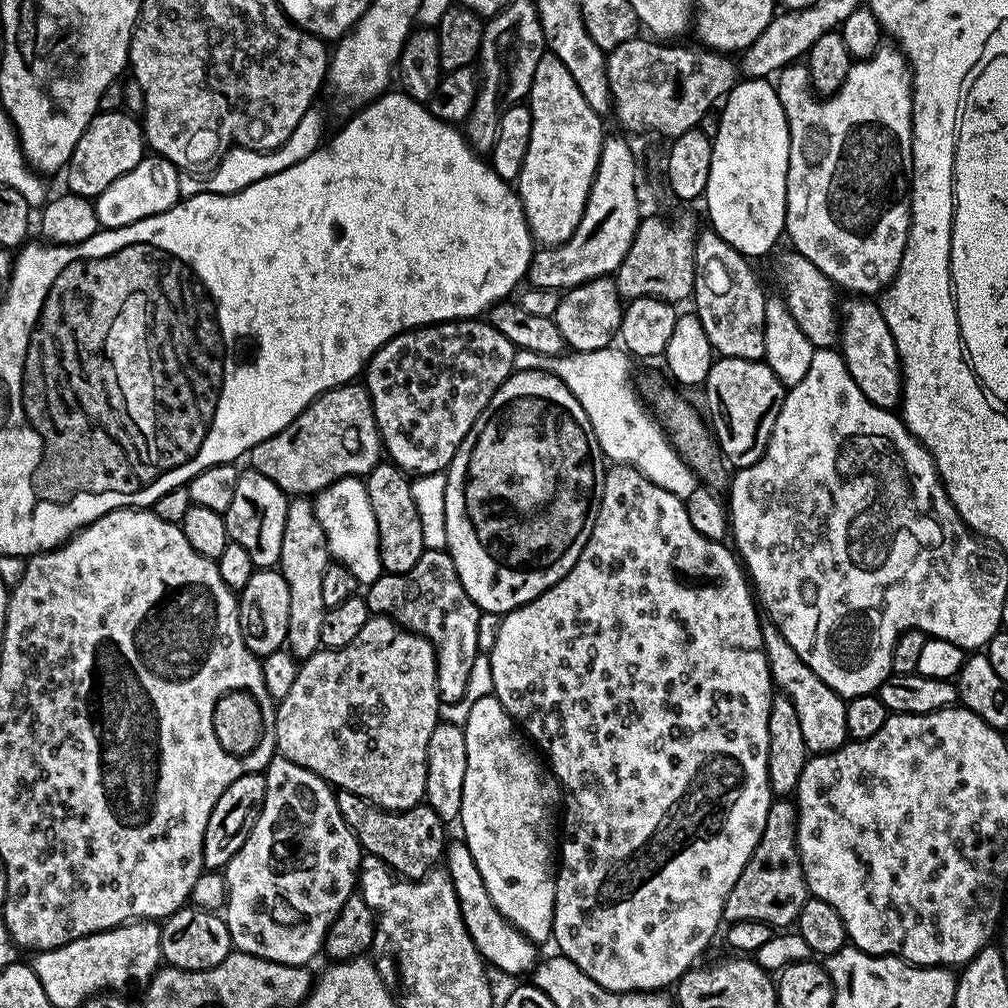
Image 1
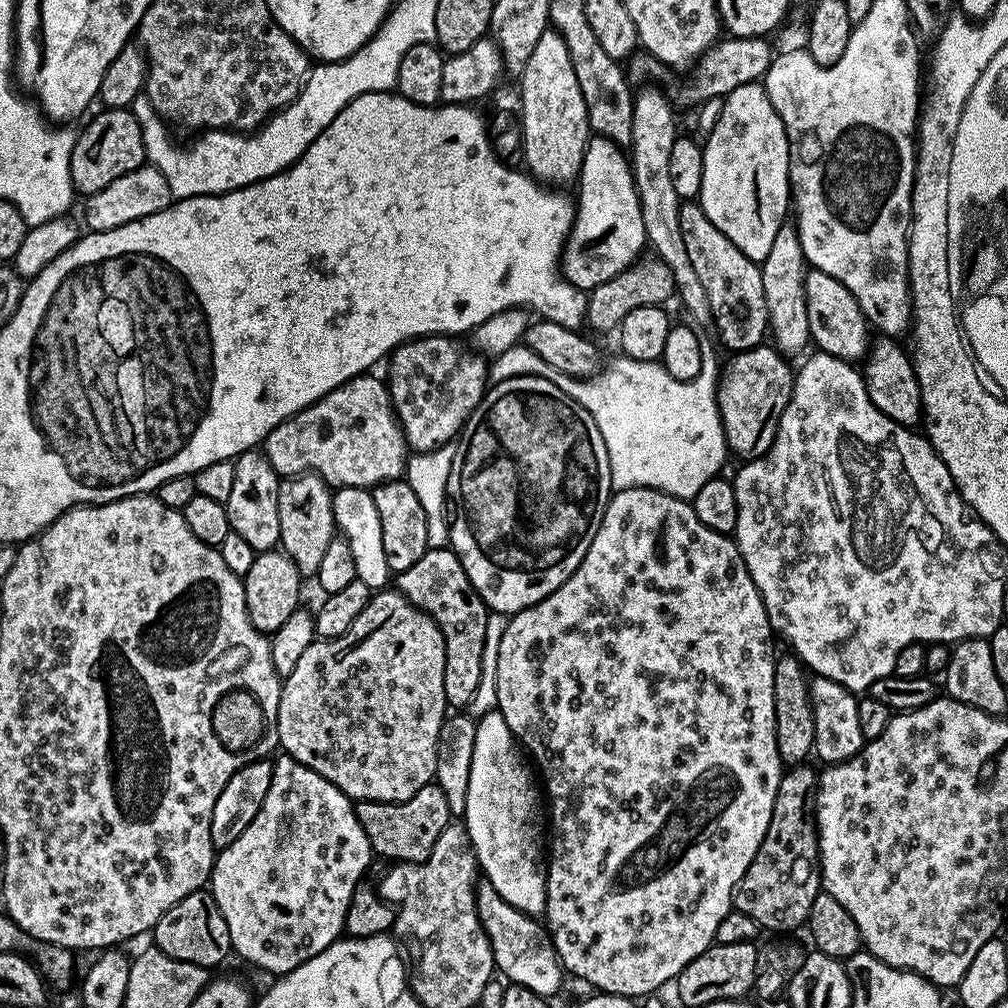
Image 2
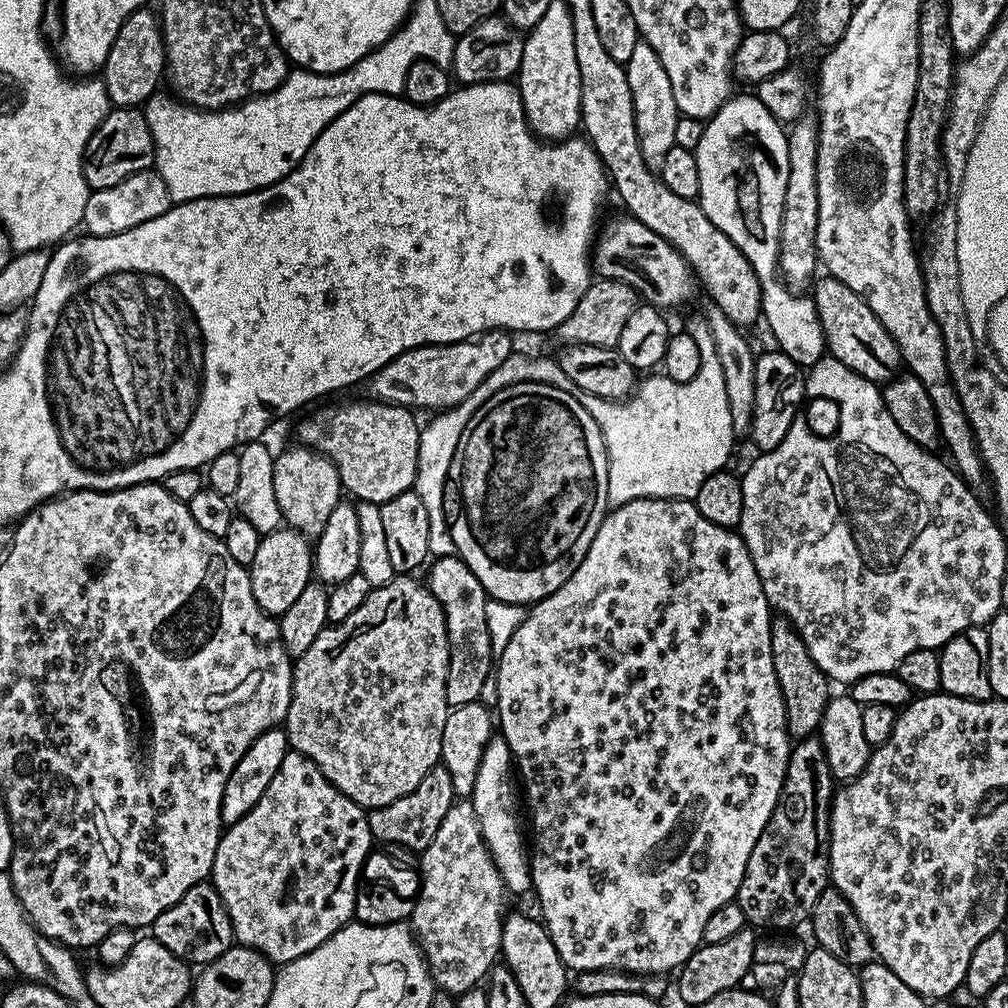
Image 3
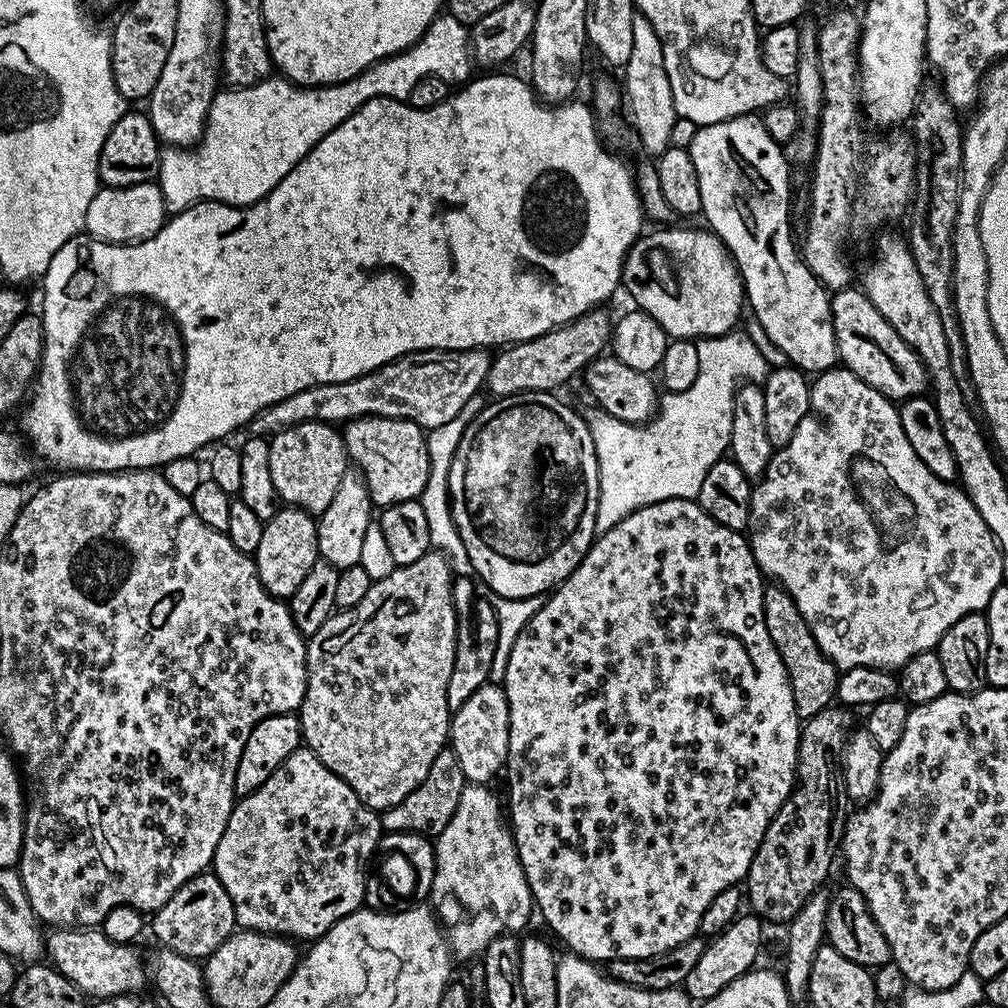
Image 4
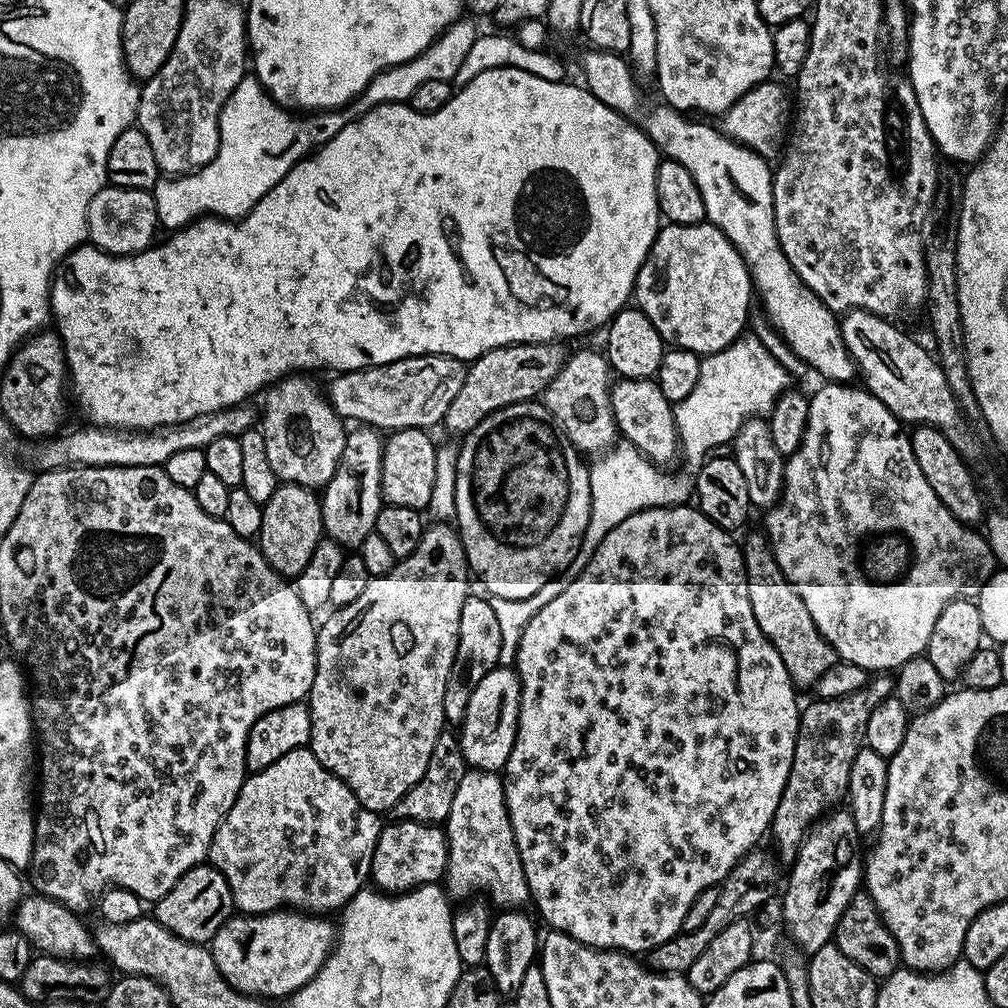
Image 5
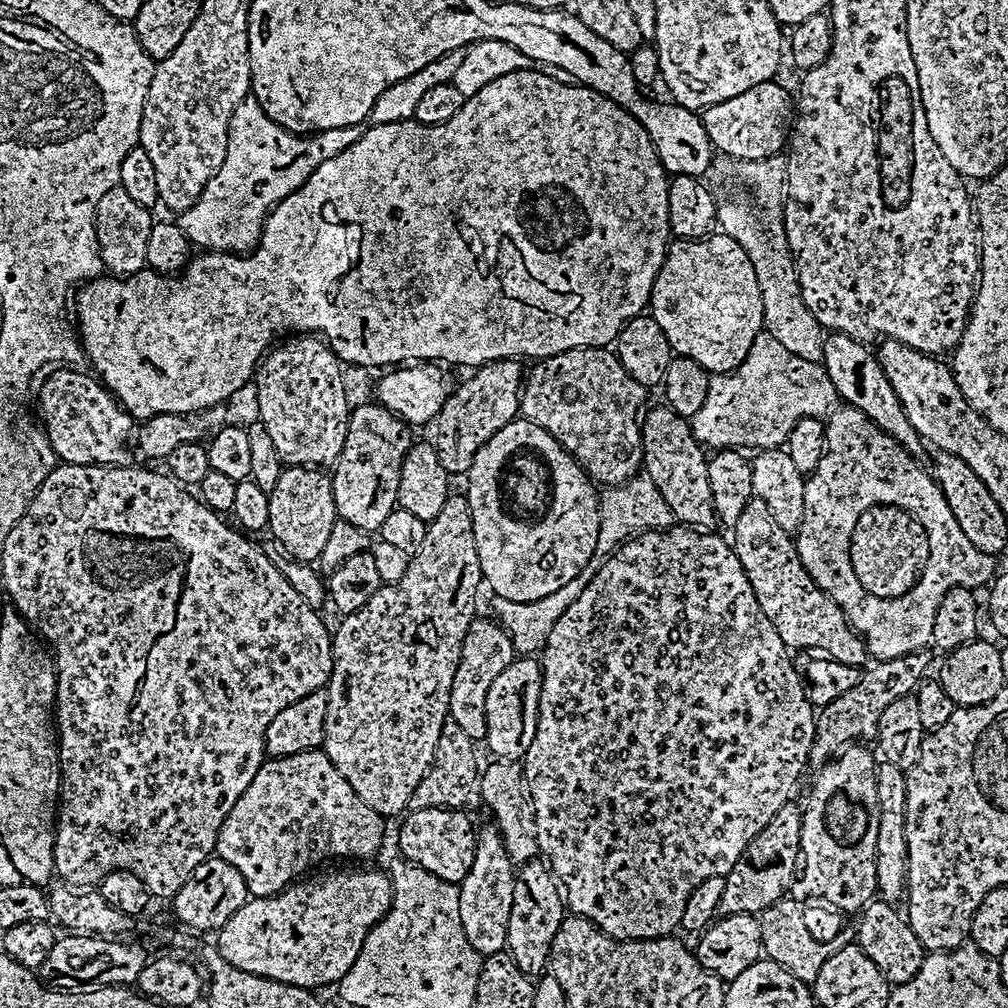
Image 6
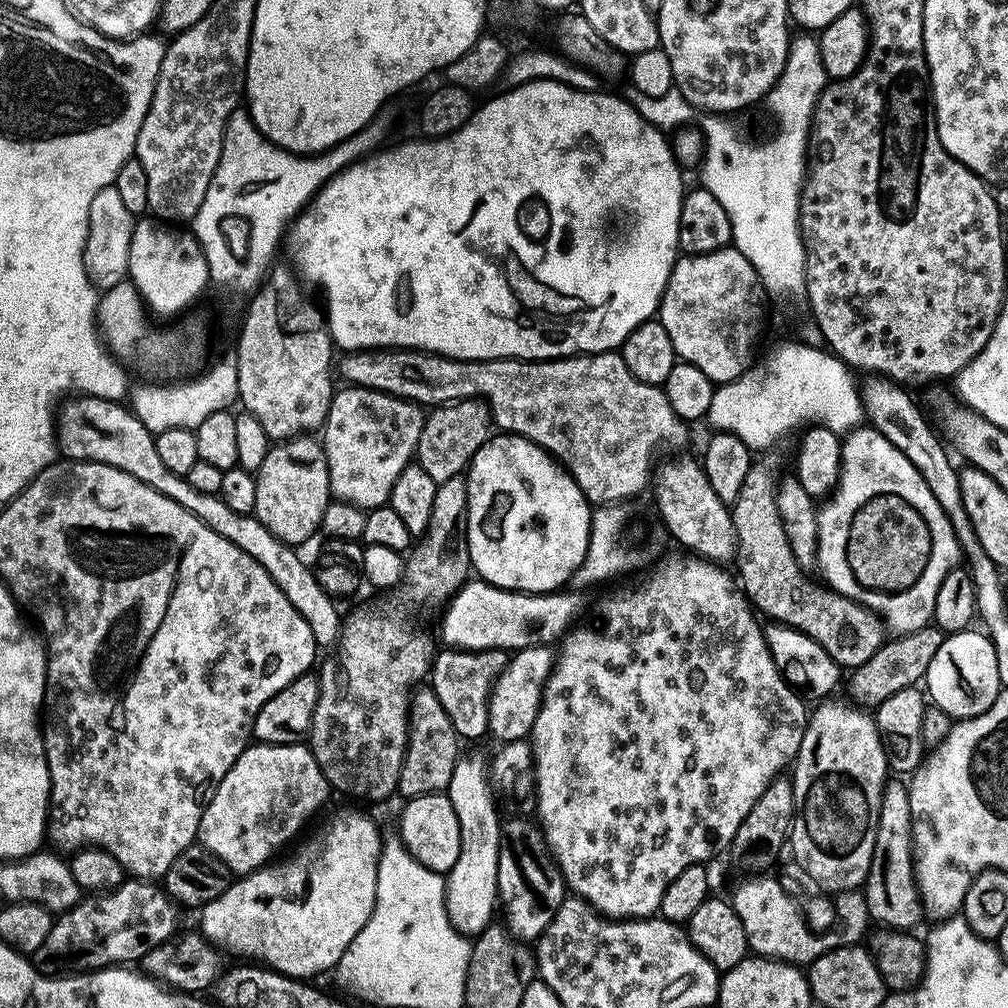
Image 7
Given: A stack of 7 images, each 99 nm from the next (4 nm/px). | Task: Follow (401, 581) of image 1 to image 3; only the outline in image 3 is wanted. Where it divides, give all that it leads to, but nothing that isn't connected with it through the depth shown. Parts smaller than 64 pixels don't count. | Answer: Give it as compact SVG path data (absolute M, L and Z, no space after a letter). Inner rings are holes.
M437 556L431 564L426 583L442 606L448 631L448 706L453 709L463 704L475 704L480 699L487 675L494 668L490 630L487 629L486 620L486 604L490 597L470 566L466 566L466 562L459 556Z

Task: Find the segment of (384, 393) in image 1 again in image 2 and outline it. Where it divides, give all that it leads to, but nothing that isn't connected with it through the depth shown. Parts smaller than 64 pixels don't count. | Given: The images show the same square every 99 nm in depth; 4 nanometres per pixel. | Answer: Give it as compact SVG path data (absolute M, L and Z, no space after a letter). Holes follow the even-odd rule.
M452 334L422 336L399 344L387 357L388 396L404 431L404 441L413 453L429 452L455 441L490 387L489 361L460 340Z

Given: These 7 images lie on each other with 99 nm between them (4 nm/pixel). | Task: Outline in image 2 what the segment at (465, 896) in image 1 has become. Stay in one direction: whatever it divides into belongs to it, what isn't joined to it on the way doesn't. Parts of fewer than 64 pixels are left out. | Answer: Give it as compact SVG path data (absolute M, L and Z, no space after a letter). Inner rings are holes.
M481 879L476 885L476 913L490 938L499 975L501 972L505 981L526 986L539 996L555 997L566 972L547 927L537 917L528 916L522 910L510 906L510 902L506 902L506 898L502 898L502 894L498 894L498 890L494 890L494 886L486 879Z

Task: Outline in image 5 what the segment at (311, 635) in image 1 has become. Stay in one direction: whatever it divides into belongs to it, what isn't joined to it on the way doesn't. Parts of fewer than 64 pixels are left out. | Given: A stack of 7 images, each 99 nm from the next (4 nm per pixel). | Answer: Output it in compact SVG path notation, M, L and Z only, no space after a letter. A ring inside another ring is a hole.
M293 374L291 376L285 376L283 380L279 380L277 384L272 385L263 393L262 399L264 399L264 412L262 408L262 419L259 421L258 427L261 432L264 433L266 438L266 455L270 457L270 466L274 469L277 481L286 484L297 484L303 488L310 488L313 490L322 490L330 482L330 478L334 478L334 470L338 470L338 462L342 458L342 450L344 449L344 438L346 435L345 421L332 409L332 404L328 401L327 395L316 384L311 384L309 377L304 374Z

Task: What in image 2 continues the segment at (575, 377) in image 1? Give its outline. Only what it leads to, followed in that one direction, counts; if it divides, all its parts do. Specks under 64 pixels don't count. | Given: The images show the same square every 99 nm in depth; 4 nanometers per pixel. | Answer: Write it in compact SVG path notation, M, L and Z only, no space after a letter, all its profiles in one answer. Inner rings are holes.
M707 334L701 335L700 345L702 346L702 370L692 380L679 380L674 378L664 369L663 363L655 360L635 360L623 354L617 355L617 360L612 360L603 365L600 371L594 376L589 376L586 380L579 380L570 374L562 374L562 370L557 370L555 366L547 366L543 369L543 376L550 382L554 382L554 386L558 386L558 390L562 390L570 398L574 398L584 409L590 414L590 418L594 418L594 426L598 426L598 430L602 434L602 442L606 442L606 454L610 462L610 478L612 479L613 489L621 488L656 488L659 492L665 492L671 496L676 496L680 500L691 501L692 497L698 494L698 490L702 490L702 486L706 486L706 482L717 479L720 467L724 464L724 459L730 456L730 442L724 436L724 424L720 420L720 408L716 405L716 385L718 383L718 368L716 372L716 356L712 353L713 337Z

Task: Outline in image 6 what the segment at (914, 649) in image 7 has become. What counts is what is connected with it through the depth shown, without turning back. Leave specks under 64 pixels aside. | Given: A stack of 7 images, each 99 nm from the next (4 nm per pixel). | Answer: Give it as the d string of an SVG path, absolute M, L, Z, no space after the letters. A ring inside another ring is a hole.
M922 650L918 653L898 656L893 659L875 661L868 670L866 668L861 673L860 679L854 686L850 686L846 692L831 700L829 704L823 705L814 716L814 739L811 741L807 759L812 764L814 762L816 766L820 766L833 759L848 744L863 741L863 736L867 732L869 735L870 730L875 729L876 722L880 717L881 708L890 706L890 702L907 697L915 689L920 680L923 679L923 676L927 673L925 670L930 664L930 656L927 652L926 650Z

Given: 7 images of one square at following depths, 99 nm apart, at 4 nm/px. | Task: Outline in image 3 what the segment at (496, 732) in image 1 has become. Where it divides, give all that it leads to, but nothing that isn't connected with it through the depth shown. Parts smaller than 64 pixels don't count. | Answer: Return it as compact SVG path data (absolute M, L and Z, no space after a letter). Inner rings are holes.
M493 738L482 754L482 766L478 766L478 779L474 781L474 790L470 799L480 823L482 836L492 855L492 861L498 866L500 877L504 879L505 889L509 893L524 891L527 893L532 886L532 865L529 853L526 851L526 832L524 836L523 830L520 829L520 816L516 813L516 788L518 792L518 784L512 781L512 772L514 776L514 761L510 746L503 738Z

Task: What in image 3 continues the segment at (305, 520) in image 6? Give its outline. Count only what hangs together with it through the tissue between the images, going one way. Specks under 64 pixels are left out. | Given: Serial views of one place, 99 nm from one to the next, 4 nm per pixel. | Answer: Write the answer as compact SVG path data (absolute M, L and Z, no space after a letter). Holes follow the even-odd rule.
M281 526L274 532L261 535L258 554L254 554L254 562L248 568L248 577L250 578L250 590L254 594L254 602L258 602L263 612L277 618L283 616L284 612L290 610L290 606L298 599L298 594L306 590L313 576L314 548L309 537L287 526Z

